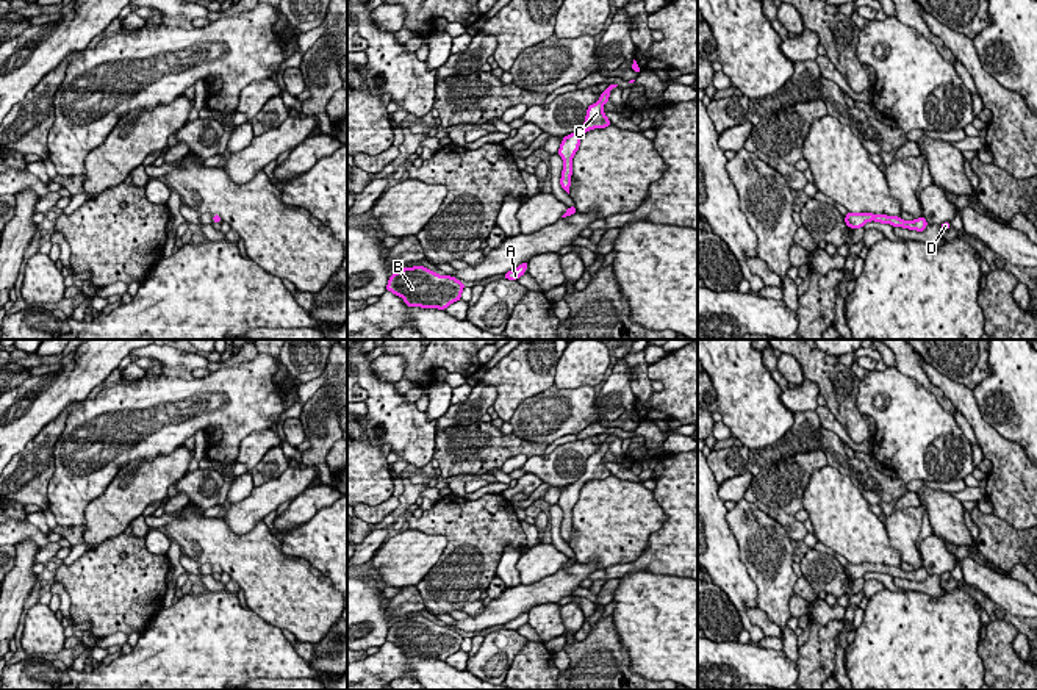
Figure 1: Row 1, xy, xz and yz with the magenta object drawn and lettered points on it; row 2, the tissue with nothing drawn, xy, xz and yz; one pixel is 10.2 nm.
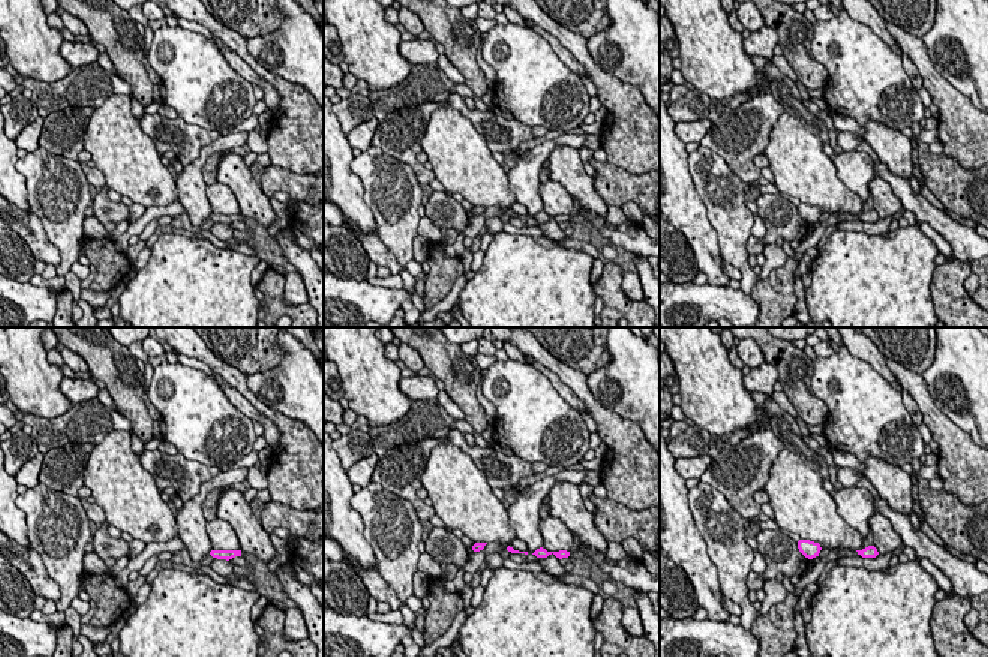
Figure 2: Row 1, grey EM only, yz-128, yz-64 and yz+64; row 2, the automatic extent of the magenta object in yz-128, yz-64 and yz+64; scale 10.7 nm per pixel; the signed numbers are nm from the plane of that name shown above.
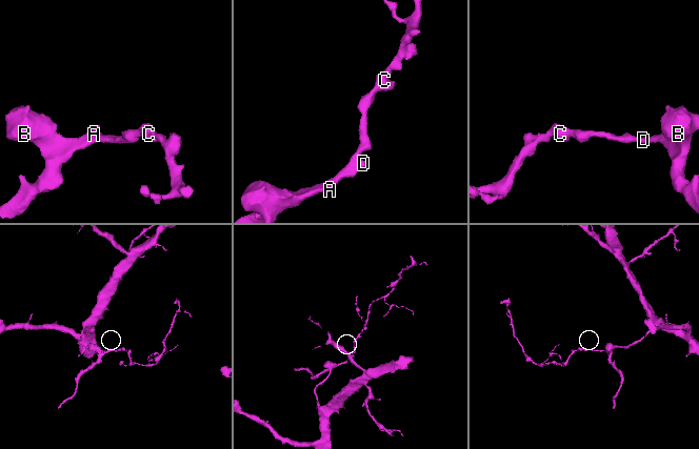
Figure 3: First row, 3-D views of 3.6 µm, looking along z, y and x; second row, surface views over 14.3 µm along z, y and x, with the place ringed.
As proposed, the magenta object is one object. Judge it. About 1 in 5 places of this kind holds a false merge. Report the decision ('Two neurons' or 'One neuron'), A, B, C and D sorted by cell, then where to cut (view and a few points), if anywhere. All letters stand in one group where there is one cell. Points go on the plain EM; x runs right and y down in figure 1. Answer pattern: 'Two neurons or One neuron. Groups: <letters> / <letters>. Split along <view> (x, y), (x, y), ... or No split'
One neuron. Groups: A B C D. No split

